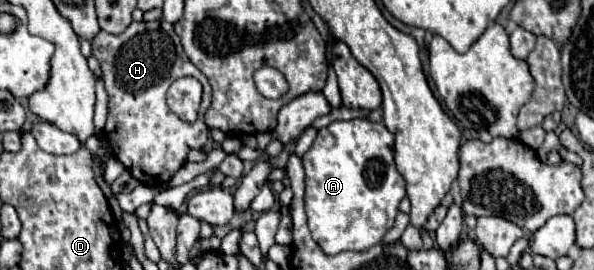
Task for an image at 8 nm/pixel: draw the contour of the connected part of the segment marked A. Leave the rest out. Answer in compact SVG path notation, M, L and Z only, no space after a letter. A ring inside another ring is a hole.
M357 118L349 122L333 122L317 132L311 150L303 156L305 168L305 210L309 218L309 230L313 240L325 254L339 254L343 250L363 252L383 240L393 226L399 202L405 198L405 180L395 168L393 160L393 134L381 124L369 118Z

